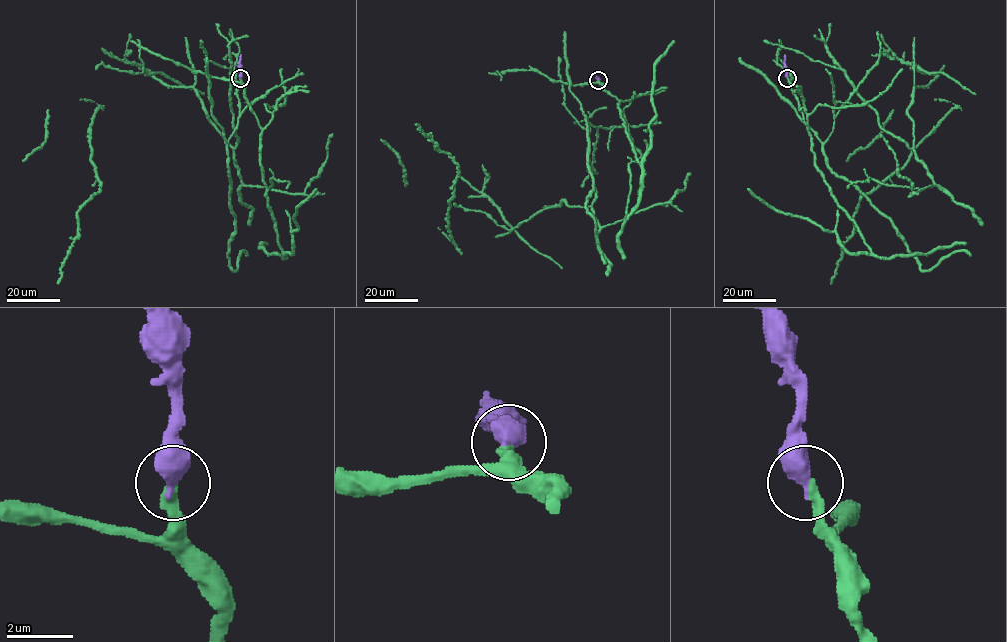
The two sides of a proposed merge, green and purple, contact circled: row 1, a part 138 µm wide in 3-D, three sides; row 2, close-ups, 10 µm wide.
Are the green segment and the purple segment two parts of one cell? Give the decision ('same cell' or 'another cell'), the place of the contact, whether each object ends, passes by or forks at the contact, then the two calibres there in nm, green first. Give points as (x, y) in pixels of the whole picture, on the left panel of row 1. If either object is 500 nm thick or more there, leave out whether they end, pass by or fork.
same cell | (240, 78) | 320/550 nm

